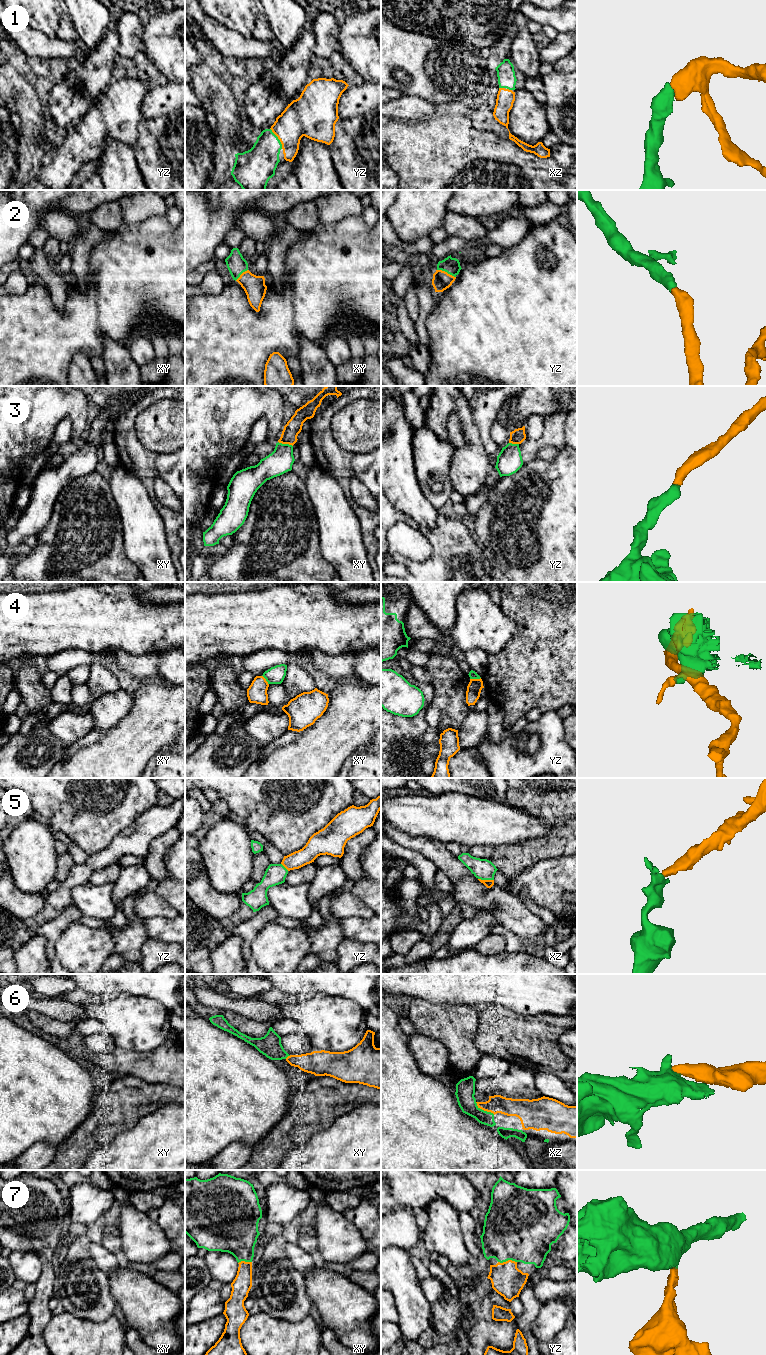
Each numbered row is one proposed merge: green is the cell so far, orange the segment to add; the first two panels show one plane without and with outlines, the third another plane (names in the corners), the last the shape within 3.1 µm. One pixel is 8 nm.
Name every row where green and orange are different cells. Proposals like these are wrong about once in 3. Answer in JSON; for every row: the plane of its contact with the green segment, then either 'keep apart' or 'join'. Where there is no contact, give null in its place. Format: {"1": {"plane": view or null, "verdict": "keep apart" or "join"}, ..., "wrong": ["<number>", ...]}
{"1": {"plane": "yz", "verdict": "join"}, "2": {"plane": "yz", "verdict": "join"}, "3": {"plane": "xy", "verdict": "join"}, "4": {"plane": "yz", "verdict": "keep apart"}, "5": {"plane": "xz", "verdict": "join"}, "6": {"plane": "xz", "verdict": "join"}, "7": {"plane": "yz", "verdict": "join"}, "wrong": ["4"]}

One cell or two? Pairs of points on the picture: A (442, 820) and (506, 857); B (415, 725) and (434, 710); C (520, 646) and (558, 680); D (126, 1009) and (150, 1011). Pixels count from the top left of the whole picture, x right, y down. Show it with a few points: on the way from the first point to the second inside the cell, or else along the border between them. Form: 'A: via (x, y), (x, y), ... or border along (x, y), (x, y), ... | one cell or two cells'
A: border along (509, 845), (472, 845), (469, 848) | two cells
B: border along (433, 695), (426, 709), (425, 720), (439, 734) | two cells
C: via (529, 655), (540, 666), (544, 666), (549, 671) | one cell
D: via (132, 1011), (144, 1011) | one cell

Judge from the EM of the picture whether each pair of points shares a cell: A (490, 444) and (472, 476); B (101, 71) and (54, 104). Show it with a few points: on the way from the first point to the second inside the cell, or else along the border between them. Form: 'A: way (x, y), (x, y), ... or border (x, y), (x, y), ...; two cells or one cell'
A: border (477, 429), (482, 446), (489, 455); two cells
B: way (89, 77), (73, 82), (66, 92); one cell

